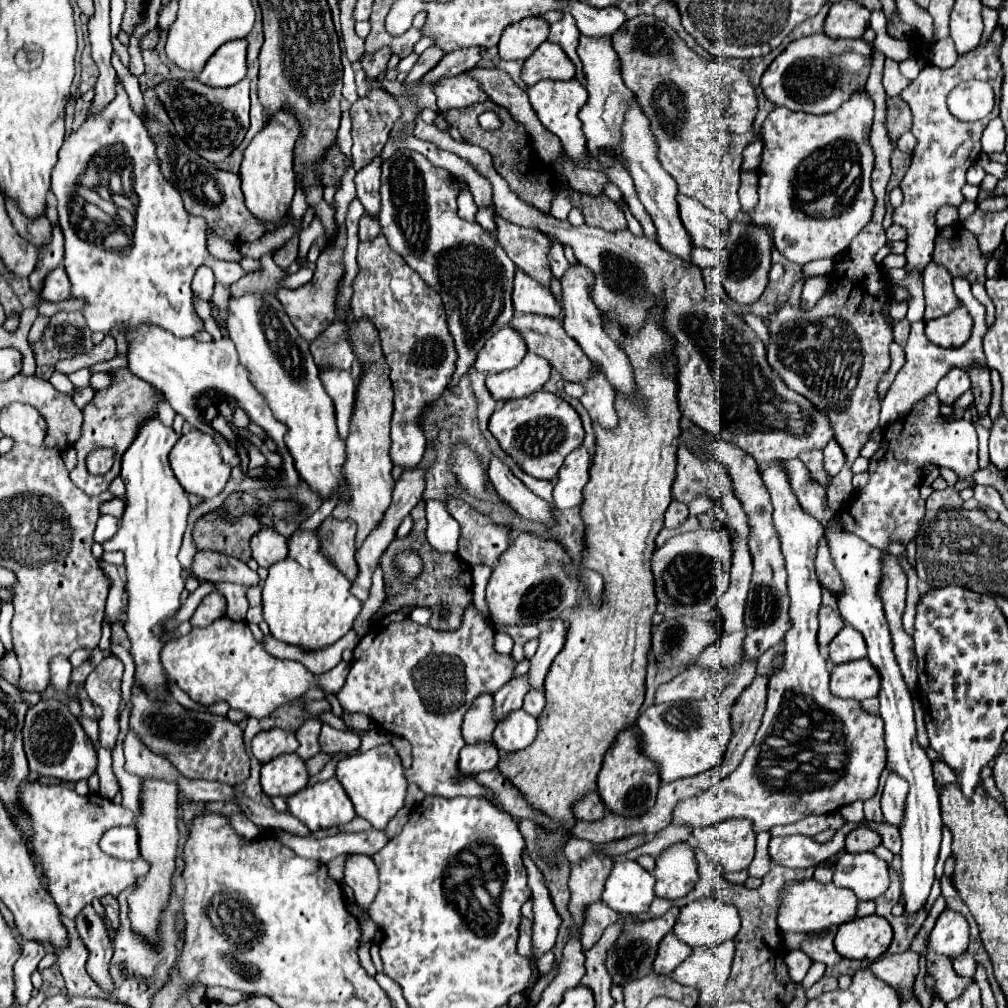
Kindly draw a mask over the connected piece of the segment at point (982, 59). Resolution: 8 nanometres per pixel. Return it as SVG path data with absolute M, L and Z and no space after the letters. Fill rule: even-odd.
M997 25L993 34L983 48L975 48L955 62L953 68L941 70L937 66L925 66L921 74L911 82L909 88L901 92L905 102L913 112L913 136L917 138L917 148L911 156L911 166L901 180L903 202L893 212L893 222L901 224L907 232L907 268L923 272L927 262L933 258L933 242L937 236L935 226L935 212L943 204L959 206L963 202L961 188L965 184L967 168L977 160L981 152L981 134L991 118L999 116L999 100L1001 100L1001 62L999 62L999 48L1003 40L1003 30ZM996 40L997 42L993 42ZM963 80L985 80L995 90L995 110L979 120L979 122L959 122L947 112L947 94Z

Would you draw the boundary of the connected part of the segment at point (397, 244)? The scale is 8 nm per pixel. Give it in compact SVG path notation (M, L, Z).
M401 150L383 162L379 222L389 246L395 252L399 252L403 260L417 274L421 274L421 278L433 290L437 290L443 300L443 306L447 310L449 332L457 348L457 364L449 386L459 384L461 376L473 366L477 352L483 348L487 338L493 336L493 330L501 330L503 326L509 324L513 316L511 290L513 290L513 274L515 274L515 264L497 244L497 238L493 238L479 224L461 220L457 216L457 194L459 194L457 188L449 182L449 172L435 168L433 164L429 164L429 160L425 160L425 156L417 152Z

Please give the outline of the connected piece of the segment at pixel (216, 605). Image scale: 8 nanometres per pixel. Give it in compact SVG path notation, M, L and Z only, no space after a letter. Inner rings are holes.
M215 590L201 600L199 608L195 610L195 614L191 618L191 624L193 626L209 626L213 620L217 620L225 614L225 608L227 608L225 596Z

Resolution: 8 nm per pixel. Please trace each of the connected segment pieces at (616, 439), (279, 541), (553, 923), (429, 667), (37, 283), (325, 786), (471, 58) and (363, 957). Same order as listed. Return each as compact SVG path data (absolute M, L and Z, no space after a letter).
M653 308L645 328L637 332L637 336L621 334L619 344L631 360L635 370L635 380L639 386L639 396L645 400L645 410L633 406L627 398L617 396L615 408L619 414L619 424L615 430L595 428L597 448L589 472L589 482L583 488L581 502L581 518L585 524L583 544L585 550L581 568L595 570L603 576L605 586L605 604L601 608L593 608L585 594L579 606L569 616L569 632L563 650L555 656L547 678L545 692L547 704L539 714L539 730L535 742L523 752L503 752L497 770L509 778L521 794L535 808L543 810L549 818L561 820L561 824L573 824L571 804L579 800L583 794L589 794L597 788L597 774L601 770L601 762L609 746L615 742L615 736L635 726L643 698L645 698L645 672L647 672L647 652L651 648L651 616L657 610L657 598L653 588L653 572L649 568L651 556L655 552L657 534L663 528L663 514L673 500L671 484L675 480L675 464L677 464L677 448L679 448L679 432L681 432L681 412L677 406L677 382L675 382L675 360L667 360L665 364L651 362L655 354L669 354L673 340L665 336L659 328L661 310Z
M263 528L251 538L251 552L259 566L269 568L271 564L287 558L287 538L275 528Z
M523 852L523 864L527 868L527 884L533 896L533 946L537 954L543 954L553 948L557 940L557 932L561 926L561 916L557 914L549 890L545 886L543 872L533 864L527 852Z
M471 604L465 610L463 624L455 632L439 632L431 626L415 624L407 614L393 612L383 620L371 624L369 632L359 640L353 650L351 670L347 674L345 686L337 694L343 708L349 712L363 712L367 714L383 732L403 736L413 746L413 766L405 770L405 778L409 784L417 784L425 794L437 794L445 798L453 796L477 796L487 798L497 806L493 800L493 792L489 788L481 788L473 776L463 776L457 768L459 750L465 746L461 736L461 722L469 704L481 692L497 692L505 682L513 678L513 670L517 662L511 656L497 654L493 650L493 624L483 618L477 608Z
M59 224L53 226L53 240L49 240L49 244L45 244L45 248L39 248L39 262L35 272L29 276L31 286L35 292L41 290L41 280L43 276L47 276L49 270L61 266L63 262L63 232L59 228Z
M337 778L299 790L287 800L287 806L289 812L297 816L311 832L347 824L355 818L353 804Z
M459 48L457 52L449 52L429 74L425 74L425 78L421 78L421 84L433 84L439 78L467 72L477 66L483 54L485 54L485 48Z
M371 942L367 944L361 944L358 948L357 954L359 956L360 964L370 976L374 977L377 974L377 970L371 960L369 953L370 947Z

